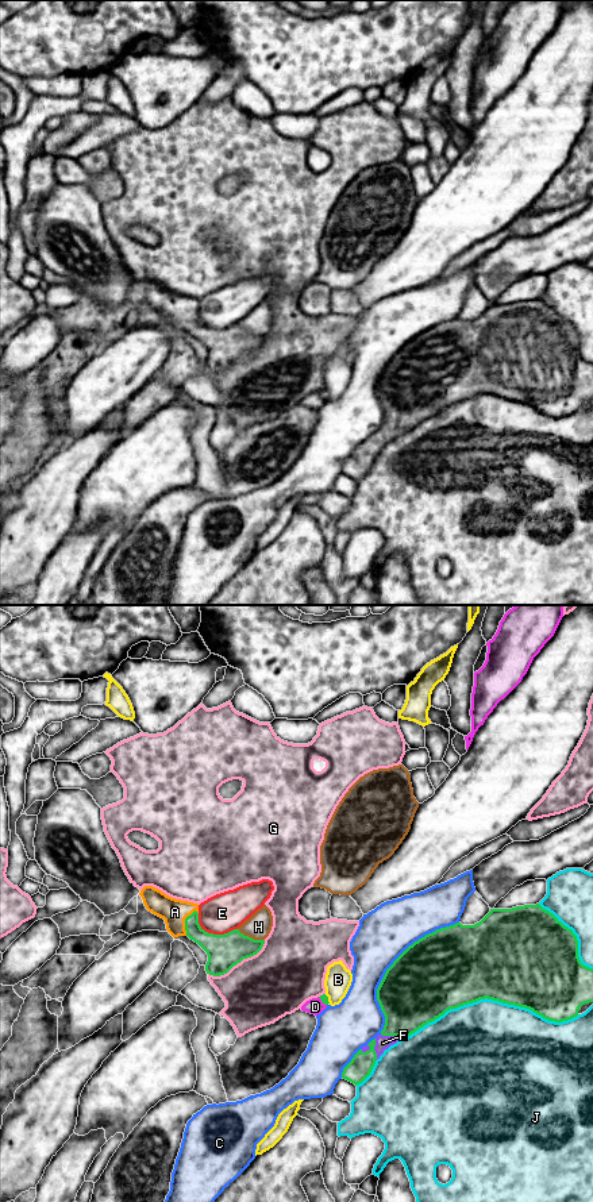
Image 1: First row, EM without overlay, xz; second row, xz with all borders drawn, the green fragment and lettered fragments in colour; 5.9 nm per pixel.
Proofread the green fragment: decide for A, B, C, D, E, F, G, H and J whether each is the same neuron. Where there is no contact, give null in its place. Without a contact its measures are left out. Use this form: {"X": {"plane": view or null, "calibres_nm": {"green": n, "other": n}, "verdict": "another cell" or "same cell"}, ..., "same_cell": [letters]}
{"A": {"plane": "xz", "calibres_nm": {"green": 160, "other": 150}, "verdict": "same cell"}, "B": {"plane": "xz", "calibres_nm": {"green": 50, "other": 160}, "verdict": "another cell"}, "C": {"plane": "xz", "calibres_nm": {"green": 440, "other": 320}, "verdict": "another cell"}, "D": {"plane": "xz", "calibres_nm": {"green": 50, "other": 100}, "verdict": "another cell"}, "E": {"plane": "xz", "calibres_nm": {"green": 200, "other": 240}, "verdict": "another cell"}, "F": {"plane": "xz", "calibres_nm": {"green": 360, "other": 90}, "verdict": "same cell"}, "G": {"plane": "xz", "calibres_nm": {"green": 200, "other": 420}, "verdict": "another cell"}, "H": {"plane": "xz", "calibres_nm": {"green": 200, "other": 150}, "verdict": "another cell"}, "J": {"plane": "xz", "calibres_nm": {"green": 500, "other": 480}, "verdict": "another cell"}, "same_cell": ["A", "F"]}

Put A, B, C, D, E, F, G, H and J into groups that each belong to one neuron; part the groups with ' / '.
A F / B / C / D / E / G / H / J

